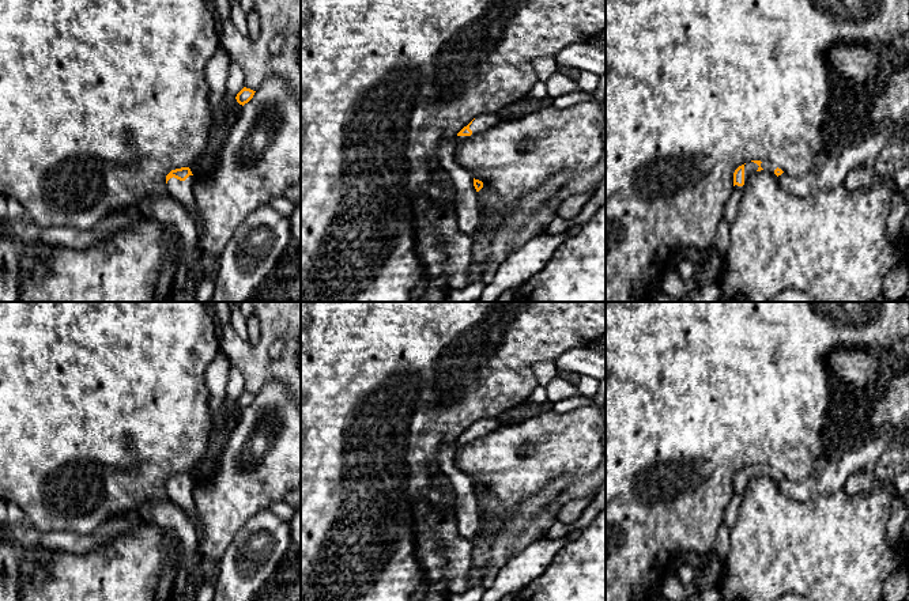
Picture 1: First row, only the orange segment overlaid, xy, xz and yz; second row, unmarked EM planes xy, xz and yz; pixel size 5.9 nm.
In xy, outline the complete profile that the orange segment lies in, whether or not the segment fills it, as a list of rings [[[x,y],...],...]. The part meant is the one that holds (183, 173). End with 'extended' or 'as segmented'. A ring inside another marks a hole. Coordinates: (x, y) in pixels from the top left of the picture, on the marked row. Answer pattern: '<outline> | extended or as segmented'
[[[181,167],[171,170],[166,175],[166,184],[170,196],[174,197],[193,218],[199,234],[201,230],[201,222],[196,211],[195,193],[193,193],[195,177],[191,169]]] | extended

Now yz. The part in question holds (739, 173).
[[[751,160],[747,162],[742,166],[739,166],[735,173],[733,173],[733,186],[735,189],[743,189],[750,177],[761,170],[770,170],[774,173],[777,177],[781,175],[784,171],[778,167],[776,167],[772,162],[769,160]]] | extended

